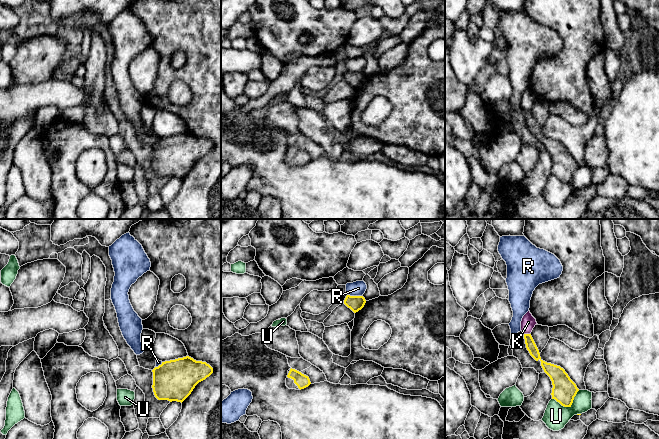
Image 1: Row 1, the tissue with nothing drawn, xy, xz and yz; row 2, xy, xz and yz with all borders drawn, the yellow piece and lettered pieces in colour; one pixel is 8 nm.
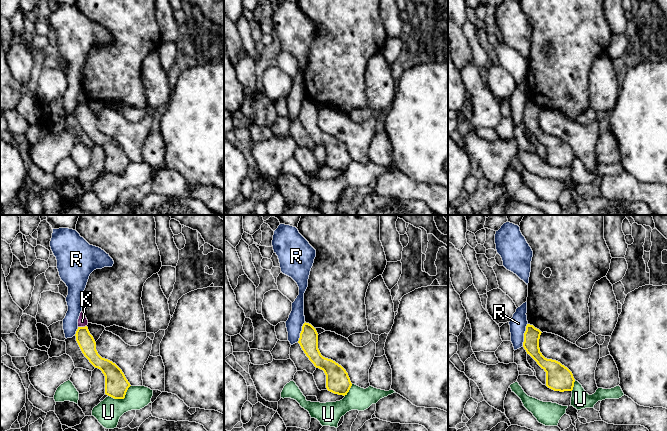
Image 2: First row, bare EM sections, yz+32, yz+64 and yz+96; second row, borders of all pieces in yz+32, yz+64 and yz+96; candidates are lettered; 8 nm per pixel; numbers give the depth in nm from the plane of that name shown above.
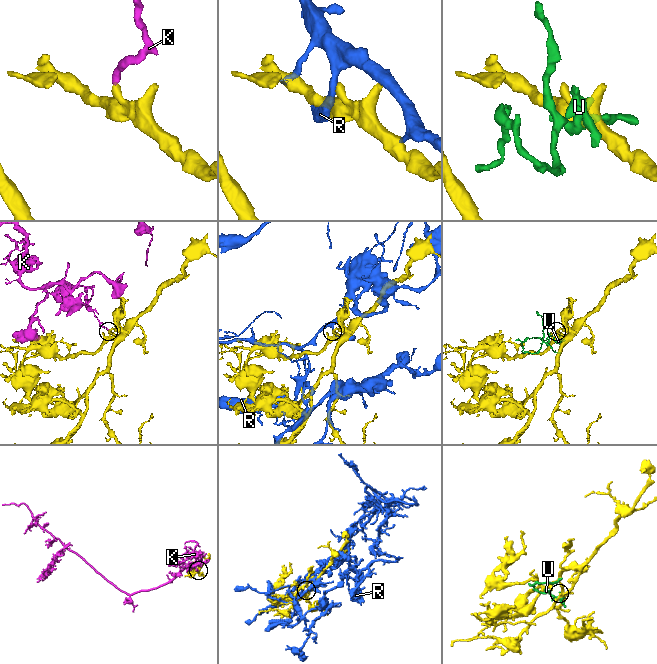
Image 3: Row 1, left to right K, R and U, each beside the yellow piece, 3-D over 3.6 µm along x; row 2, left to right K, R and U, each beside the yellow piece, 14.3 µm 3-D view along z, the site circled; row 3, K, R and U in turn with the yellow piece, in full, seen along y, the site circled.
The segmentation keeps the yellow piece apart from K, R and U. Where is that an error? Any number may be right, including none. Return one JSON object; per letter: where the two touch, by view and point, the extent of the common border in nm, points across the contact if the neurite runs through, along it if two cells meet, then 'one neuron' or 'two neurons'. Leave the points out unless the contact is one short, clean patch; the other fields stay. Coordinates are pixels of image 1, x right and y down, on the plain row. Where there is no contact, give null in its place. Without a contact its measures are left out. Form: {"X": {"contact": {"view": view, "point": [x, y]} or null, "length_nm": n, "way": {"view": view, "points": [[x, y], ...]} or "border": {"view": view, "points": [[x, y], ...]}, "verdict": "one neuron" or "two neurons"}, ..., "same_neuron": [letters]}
{"K": {"contact": {"view": "yz", "point": [527, 110]}, "length_nm": 50, "border": {"view": "yz", "points": [[524, 109], [529, 110]]}, "verdict": "two neurons"}, "R": {"contact": {"view": "xz", "point": [354, 72]}, "length_nm": 120, "verdict": "two neurons"}, "U": {"contact": {"view": "yz", "point": [568, 182]}, "length_nm": 240, "verdict": "two neurons"}, "same_neuron": []}

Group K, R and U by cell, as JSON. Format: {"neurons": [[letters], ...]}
{"neurons": [["K"], ["R"], ["U"]]}

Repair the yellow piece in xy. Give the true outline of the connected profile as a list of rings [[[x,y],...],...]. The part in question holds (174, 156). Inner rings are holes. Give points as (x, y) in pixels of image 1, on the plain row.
[[[186,132],[162,138],[152,148],[155,173],[182,179],[199,158],[213,149],[213,144],[206,138]]]

